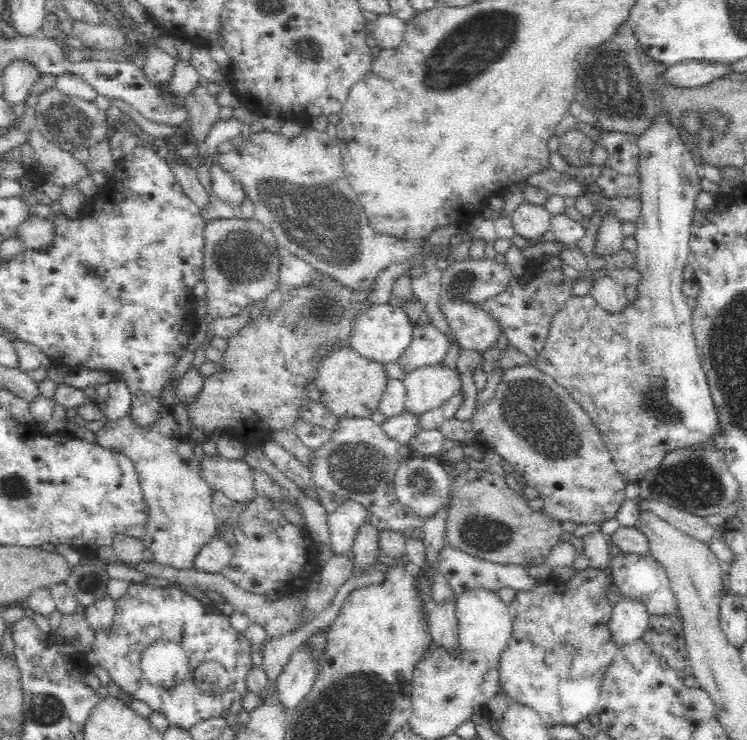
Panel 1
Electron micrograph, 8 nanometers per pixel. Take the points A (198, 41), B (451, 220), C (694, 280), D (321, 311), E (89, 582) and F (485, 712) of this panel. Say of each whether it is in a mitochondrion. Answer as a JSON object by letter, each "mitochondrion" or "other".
{"A":"other","B":"other","C":"other","D":"mitochondrion","E":"mitochondrion","F":"other"}

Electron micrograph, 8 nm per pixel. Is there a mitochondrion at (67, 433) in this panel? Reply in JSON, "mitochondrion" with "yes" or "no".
{"mitochondrion":"no"}

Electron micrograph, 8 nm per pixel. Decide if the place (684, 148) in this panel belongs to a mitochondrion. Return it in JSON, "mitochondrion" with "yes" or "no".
{"mitochondrion":"no"}

